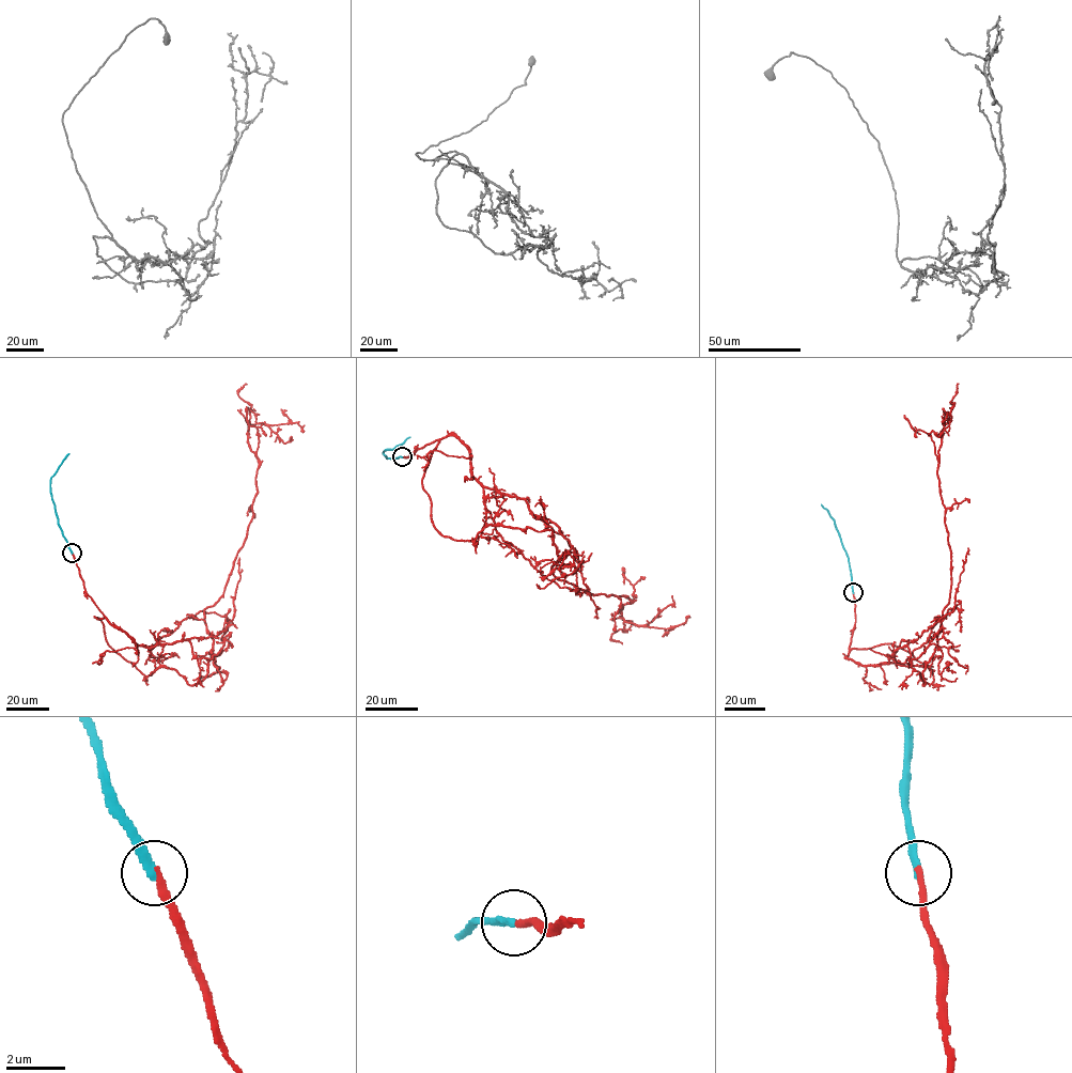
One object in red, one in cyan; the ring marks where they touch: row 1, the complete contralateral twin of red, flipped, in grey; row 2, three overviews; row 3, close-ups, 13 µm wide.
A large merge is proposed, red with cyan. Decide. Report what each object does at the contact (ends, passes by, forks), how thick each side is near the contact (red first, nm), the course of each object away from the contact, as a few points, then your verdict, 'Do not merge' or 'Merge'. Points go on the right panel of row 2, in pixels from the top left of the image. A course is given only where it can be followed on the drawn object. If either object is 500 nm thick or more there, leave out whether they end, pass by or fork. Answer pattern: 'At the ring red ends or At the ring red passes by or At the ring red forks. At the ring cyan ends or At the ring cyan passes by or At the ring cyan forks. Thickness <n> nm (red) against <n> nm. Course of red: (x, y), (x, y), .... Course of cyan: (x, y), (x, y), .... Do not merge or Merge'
At the ring red ends. At the ring cyan ends. Thickness 200 nm (red) against 260 nm. Course of red: (853, 592), (850, 649), (889, 643), (933, 681), (919, 672), (923, 685), (951, 582), (942, 416). Course of cyan: (853, 592), (847, 553), (835, 523), (821, 504). Merge

